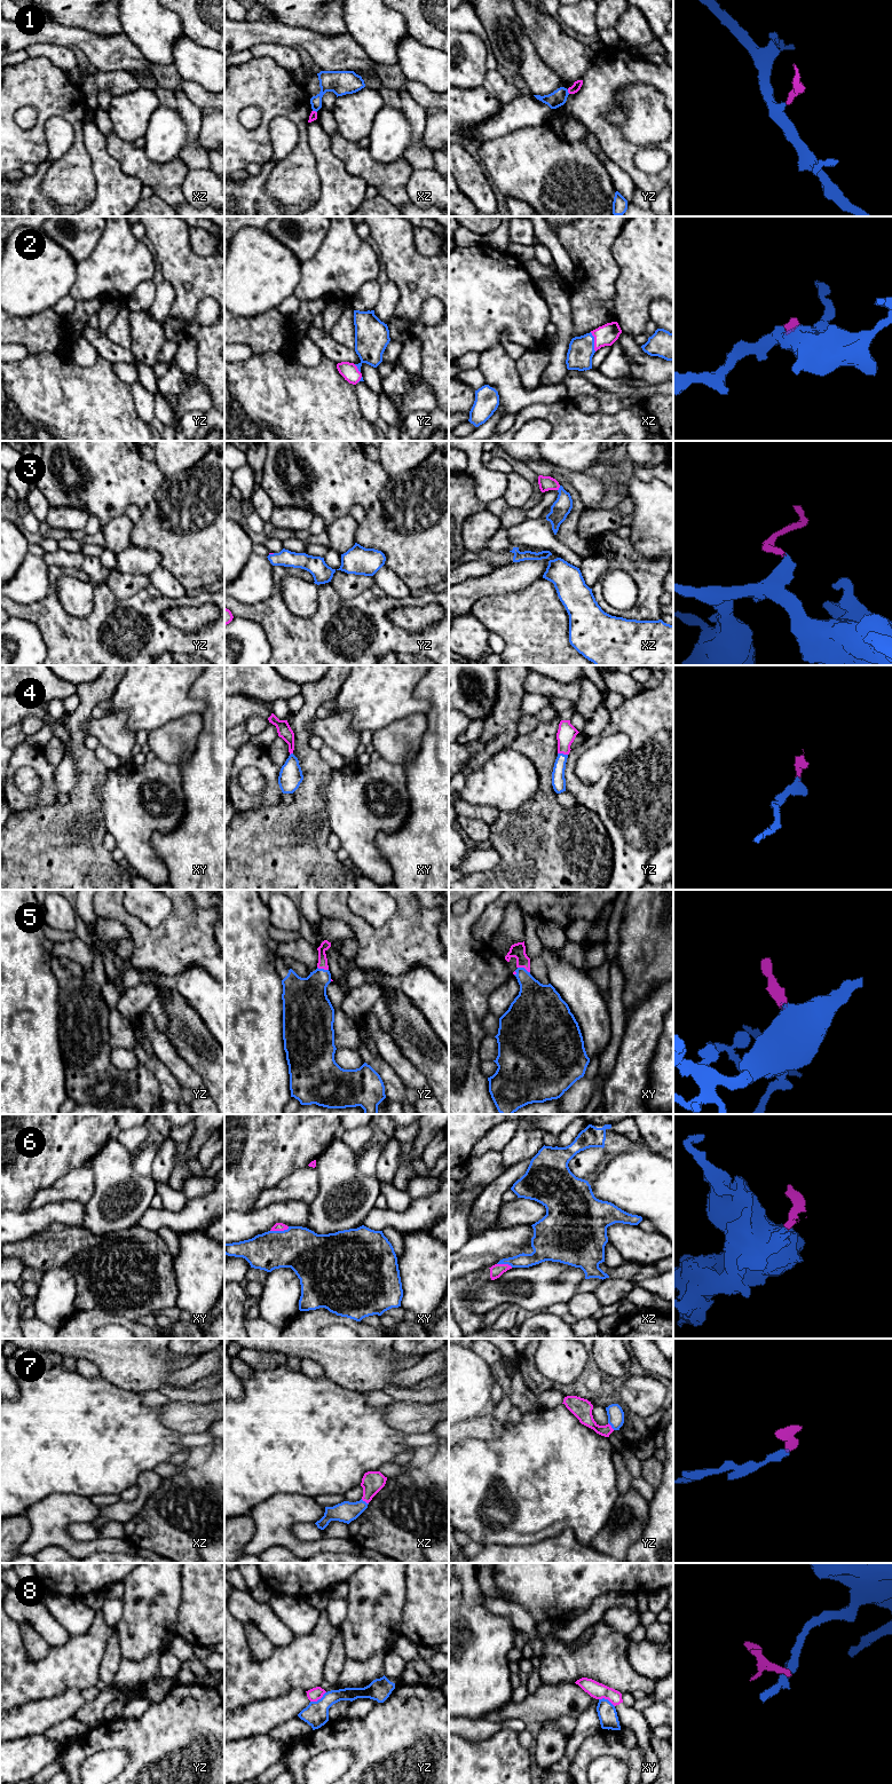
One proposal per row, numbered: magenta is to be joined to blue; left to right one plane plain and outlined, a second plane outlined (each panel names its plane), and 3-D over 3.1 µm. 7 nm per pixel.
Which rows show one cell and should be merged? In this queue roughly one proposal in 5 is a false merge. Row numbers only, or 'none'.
2, 3, 4, 5, 6, 7

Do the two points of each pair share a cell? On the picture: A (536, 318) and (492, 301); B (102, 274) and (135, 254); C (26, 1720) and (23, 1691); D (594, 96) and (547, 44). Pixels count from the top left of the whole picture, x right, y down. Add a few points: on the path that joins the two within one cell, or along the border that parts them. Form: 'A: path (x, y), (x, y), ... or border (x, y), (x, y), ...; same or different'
A: path (528, 307), (522, 302), (504, 302); same
B: path (110, 271), (121, 261), (127, 261); same
C: border (50, 1697), (30, 1700), (12, 1708); different
D: border (594, 55), (590, 68), (582, 79); different

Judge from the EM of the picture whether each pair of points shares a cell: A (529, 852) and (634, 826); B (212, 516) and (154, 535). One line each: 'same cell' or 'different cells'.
A: different cells
B: same cell

